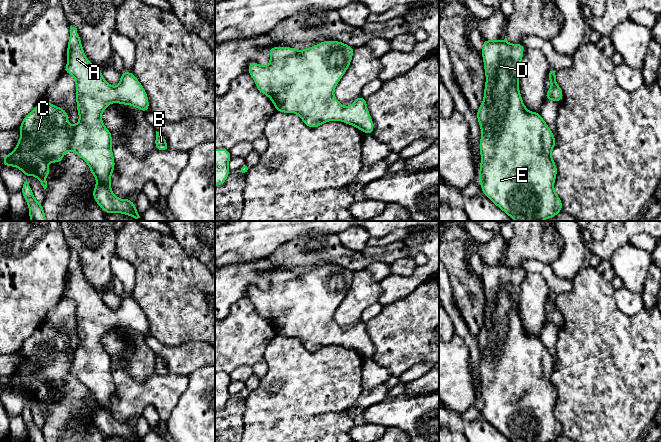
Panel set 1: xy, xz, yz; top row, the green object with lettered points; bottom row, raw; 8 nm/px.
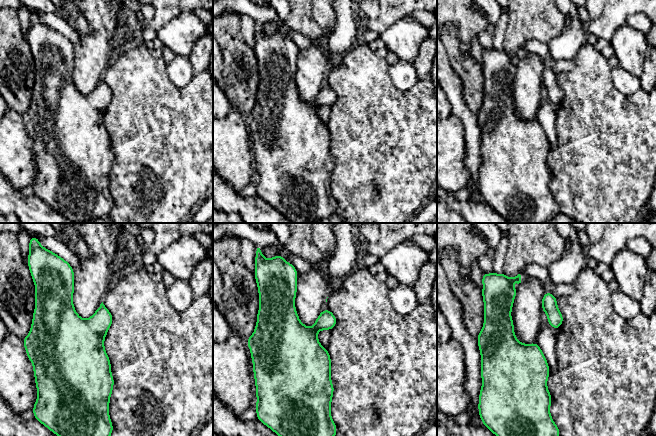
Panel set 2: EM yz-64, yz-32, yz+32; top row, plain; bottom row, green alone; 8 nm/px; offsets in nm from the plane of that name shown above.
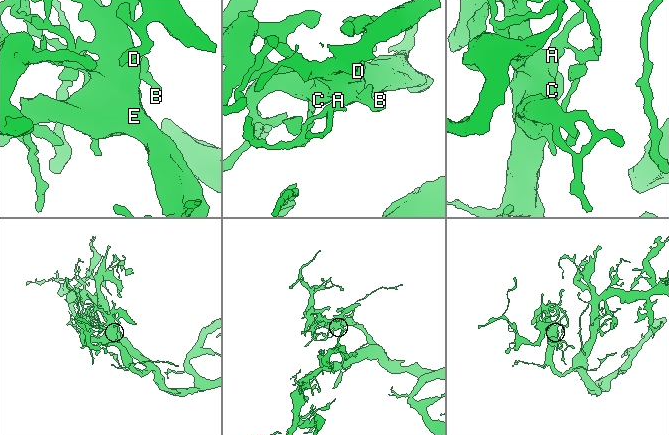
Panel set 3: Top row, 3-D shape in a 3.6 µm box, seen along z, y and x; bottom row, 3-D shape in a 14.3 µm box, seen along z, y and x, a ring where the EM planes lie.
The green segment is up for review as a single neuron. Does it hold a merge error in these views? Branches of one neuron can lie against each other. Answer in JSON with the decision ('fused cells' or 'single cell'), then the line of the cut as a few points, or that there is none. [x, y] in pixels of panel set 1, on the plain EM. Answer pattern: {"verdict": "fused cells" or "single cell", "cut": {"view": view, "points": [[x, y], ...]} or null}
{"verdict": "single cell", "cut": null}

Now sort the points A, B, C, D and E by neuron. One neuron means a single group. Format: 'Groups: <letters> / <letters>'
Groups: A B C D E

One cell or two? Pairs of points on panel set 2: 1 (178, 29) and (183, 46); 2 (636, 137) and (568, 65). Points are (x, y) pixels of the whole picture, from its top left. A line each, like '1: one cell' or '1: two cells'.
1: one cell
2: two cells

